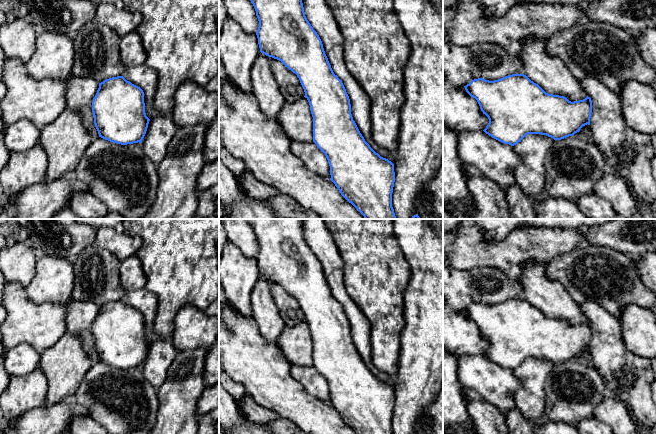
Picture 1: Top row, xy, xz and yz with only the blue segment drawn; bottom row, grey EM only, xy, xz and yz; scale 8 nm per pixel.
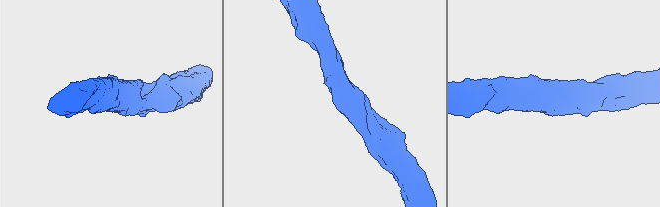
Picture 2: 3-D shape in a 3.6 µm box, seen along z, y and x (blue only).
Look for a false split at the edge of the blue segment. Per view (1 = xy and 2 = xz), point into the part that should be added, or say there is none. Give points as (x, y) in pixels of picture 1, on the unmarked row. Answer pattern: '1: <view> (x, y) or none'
1: none
2: none

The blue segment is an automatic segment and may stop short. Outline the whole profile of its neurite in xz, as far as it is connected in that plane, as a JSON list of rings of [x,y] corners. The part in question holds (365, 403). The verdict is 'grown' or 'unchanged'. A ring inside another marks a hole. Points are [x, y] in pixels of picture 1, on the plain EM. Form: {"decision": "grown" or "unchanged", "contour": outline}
{"decision": "unchanged", "contour": [[[247,219],[253,228],[259,251],[256,256],[260,276],[281,285],[297,299],[310,329],[313,341],[313,366],[325,378],[330,390],[330,404],[341,419],[357,434],[394,434],[392,417],[395,406],[394,388],[376,377],[365,365],[351,338],[349,320],[342,305],[334,298],[322,265],[307,244],[302,219]]]}

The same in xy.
{"decision": "unchanged", "contour": [[[123,300],[112,301],[99,307],[92,325],[92,336],[99,361],[121,369],[141,367],[150,345],[145,337],[143,314]]]}

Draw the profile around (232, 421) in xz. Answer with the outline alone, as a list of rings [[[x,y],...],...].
[[[219,382],[219,425],[225,434],[272,434],[265,426],[248,420],[238,402]]]

